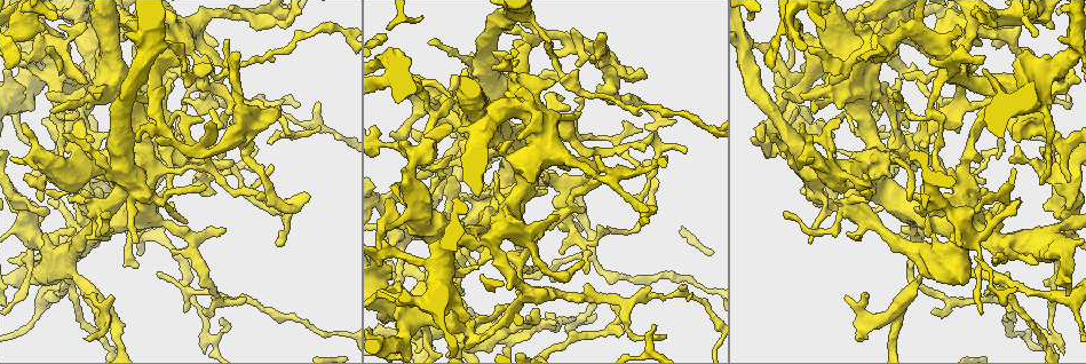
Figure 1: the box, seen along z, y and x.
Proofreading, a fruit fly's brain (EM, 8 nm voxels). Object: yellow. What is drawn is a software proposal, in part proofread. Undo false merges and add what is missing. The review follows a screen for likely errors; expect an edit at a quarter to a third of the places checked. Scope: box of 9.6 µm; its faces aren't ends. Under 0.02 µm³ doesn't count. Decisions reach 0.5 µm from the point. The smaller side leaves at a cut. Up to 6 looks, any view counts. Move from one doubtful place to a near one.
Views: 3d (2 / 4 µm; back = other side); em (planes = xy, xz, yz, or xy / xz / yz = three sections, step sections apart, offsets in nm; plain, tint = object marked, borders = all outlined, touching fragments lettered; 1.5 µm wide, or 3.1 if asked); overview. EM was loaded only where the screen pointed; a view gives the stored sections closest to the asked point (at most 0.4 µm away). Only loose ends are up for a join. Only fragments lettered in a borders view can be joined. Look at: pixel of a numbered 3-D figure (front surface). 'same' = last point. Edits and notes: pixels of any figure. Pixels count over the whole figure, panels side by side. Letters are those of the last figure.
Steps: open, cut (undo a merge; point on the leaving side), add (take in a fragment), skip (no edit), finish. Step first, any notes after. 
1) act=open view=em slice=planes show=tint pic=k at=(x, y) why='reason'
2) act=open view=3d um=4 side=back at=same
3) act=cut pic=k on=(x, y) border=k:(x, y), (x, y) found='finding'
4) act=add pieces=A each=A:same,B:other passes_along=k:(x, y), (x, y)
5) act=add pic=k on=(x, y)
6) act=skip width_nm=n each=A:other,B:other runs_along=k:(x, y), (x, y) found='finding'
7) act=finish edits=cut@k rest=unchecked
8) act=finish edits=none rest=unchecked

act=open view=3d um=2 pic=1 at=(636, 164) why='thin end'

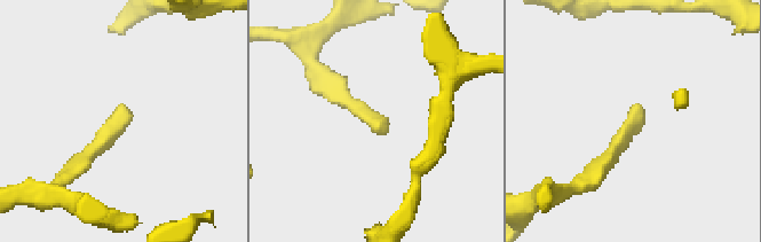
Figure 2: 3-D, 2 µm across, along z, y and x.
act=open view=em slice=xz step=4 show=tint pic=2 at=(381, 121) why='shape alone is not enough'

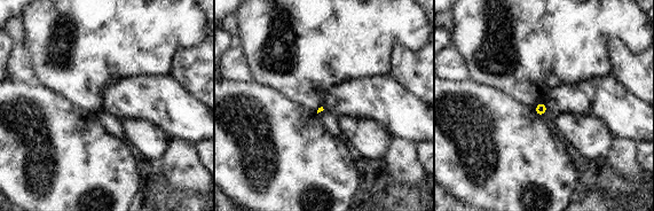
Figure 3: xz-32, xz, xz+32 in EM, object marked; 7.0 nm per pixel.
act=open view=em slice=planes show=borders at=same

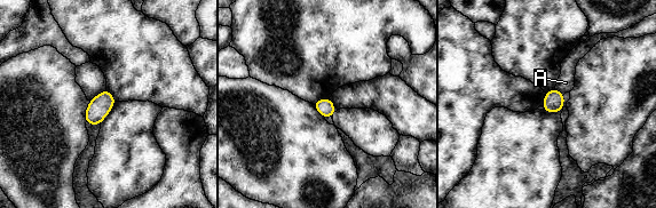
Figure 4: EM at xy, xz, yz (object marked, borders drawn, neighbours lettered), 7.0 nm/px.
act=skip width_nm=120 each=A:other found='none of them fits'

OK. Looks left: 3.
act=open view=em slice=planes show=tint pic=1 at=(247, 169) why='branch stops here'

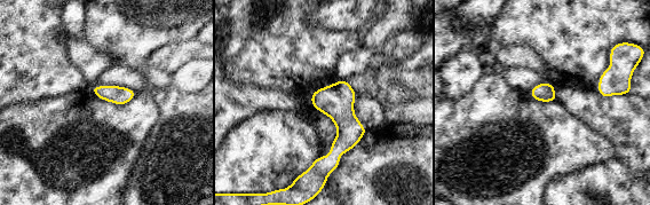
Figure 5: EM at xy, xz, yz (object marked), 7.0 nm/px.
act=open view=em slice=planes show=borders at=same

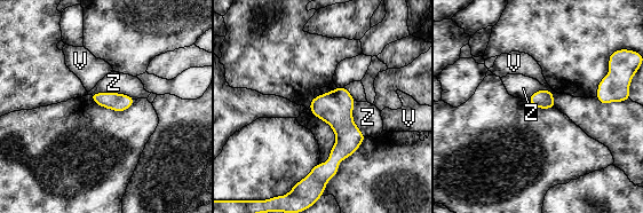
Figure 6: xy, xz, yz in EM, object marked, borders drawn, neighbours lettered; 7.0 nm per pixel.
act=skip each=V:other,Z:other border=6:(89, 94), (121, 93), (135, 99) found='none of them fits'

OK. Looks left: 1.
act=finish edits=none rest=unchecked

